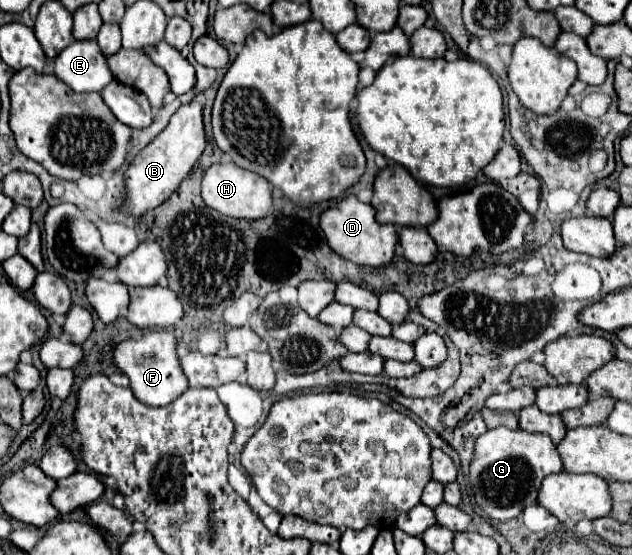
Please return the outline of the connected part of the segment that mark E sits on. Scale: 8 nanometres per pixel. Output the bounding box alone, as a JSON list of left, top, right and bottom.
[54,41,114,93]

